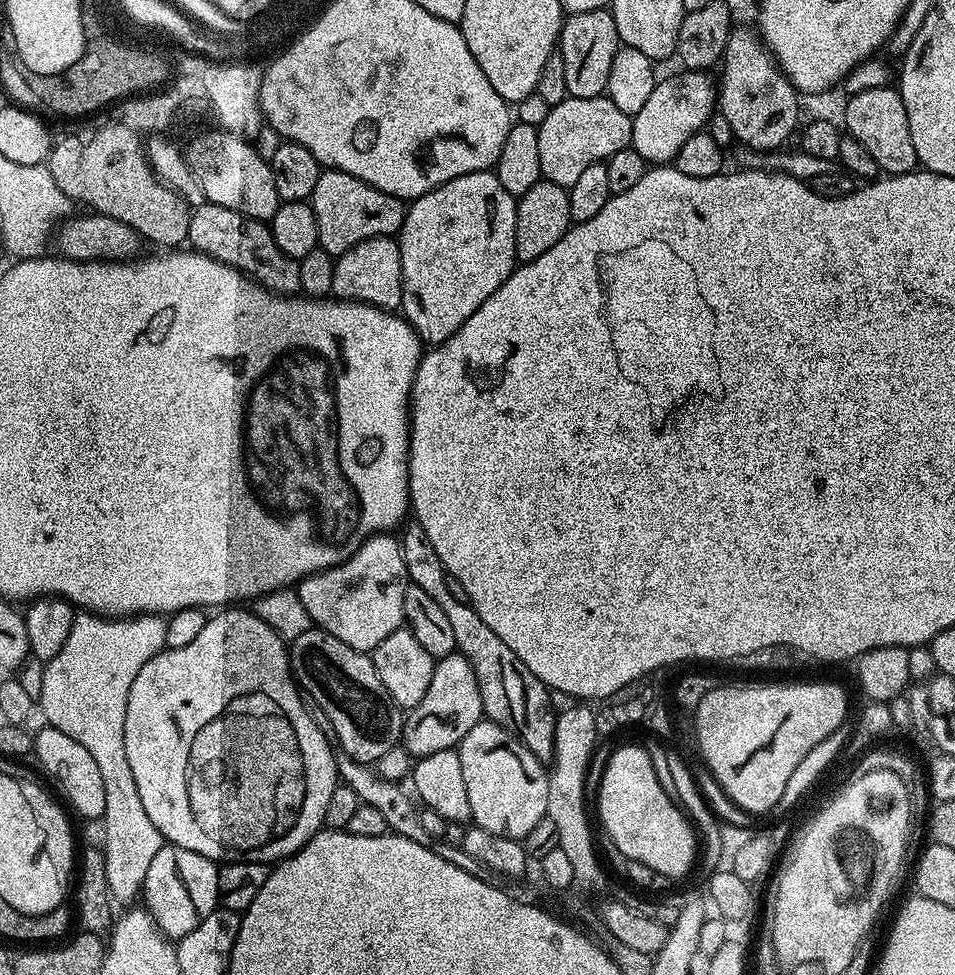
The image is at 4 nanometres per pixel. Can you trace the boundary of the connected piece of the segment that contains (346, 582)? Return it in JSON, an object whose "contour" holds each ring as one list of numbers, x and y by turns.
{"contour":[[377,534,364,541,360,549,349,560,344,560,334,568,324,572,315,572,313,576,305,576,298,585,302,606,310,614,313,625,323,632,334,634,346,646,354,646,354,650,371,654,378,642,390,638,398,629,405,627,404,599,409,586,406,562,400,553,400,542,395,535]]}

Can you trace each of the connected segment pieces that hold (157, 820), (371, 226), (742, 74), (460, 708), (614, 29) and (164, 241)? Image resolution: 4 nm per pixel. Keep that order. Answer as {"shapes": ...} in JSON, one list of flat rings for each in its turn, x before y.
{"shapes":[[[232,606,209,615,206,626,202,626,202,631,198,633,198,638,194,638,194,642,177,648,165,647,163,652,150,658,150,662,146,662,142,670,138,670,138,678,134,678,134,686,130,686,130,698,126,702,124,741,126,758,130,758,130,771,134,773,134,783,138,785,142,806,146,814,150,814,150,822,158,826,167,843,194,850,194,854,202,854,217,862,245,860,271,865,294,855,311,836,321,831,330,794,334,794,338,787,338,756,326,732,324,737,315,718,308,713,309,705,292,674,289,645,269,624,258,618,255,611,243,612,242,609,240,606]],[[321,171,318,186,314,186,310,203,314,210,314,218,318,222,318,246,334,258,350,250,350,246,366,242,366,238,395,237,404,225,405,201,345,172]],[[733,27,724,51,722,69,724,77,718,80,718,112,724,115,728,128,741,141,745,148,752,148,755,152,775,152,783,149,784,144,797,131,800,120,800,100,796,87,789,82,787,76,776,63,776,57,769,52,764,41,761,40,759,31,755,27]],[[459,654,441,656,436,660,436,669,430,678,430,690,426,690,426,698,422,698,422,702,418,702,418,706,407,713,402,748,412,758,456,748,483,716,482,694,478,690,478,678,474,678,474,666,470,666,470,662]],[[608,8,571,13,560,27,558,41,558,55,562,58,562,63,566,65,566,90,568,95,574,98,594,98,595,96,605,95,608,91,610,66,614,66,614,54,621,46,618,26,614,26,614,18]],[[117,122,98,129,96,133,80,132,77,136,64,136,61,140,59,137,52,145,46,166,54,182,58,182,58,190,62,190,62,194,66,194,77,205,85,204,88,207,85,209,93,213,126,222,126,226,134,229,147,243,149,240,152,244,161,244,161,249,176,250,188,239,192,209,178,193,164,187,156,179,148,161,145,141,142,136,140,140,139,134,135,127]]]}

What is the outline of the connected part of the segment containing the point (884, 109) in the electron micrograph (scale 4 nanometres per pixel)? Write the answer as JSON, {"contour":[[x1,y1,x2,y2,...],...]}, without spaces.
{"contour":[[887,86,880,89,862,90,847,97,844,104,844,124,847,135,853,136,870,153,870,158,878,162,881,173,901,176,913,171,917,167,916,151,914,150,914,138,910,138,910,122,906,118,906,106,902,106,902,98,895,87]]}

